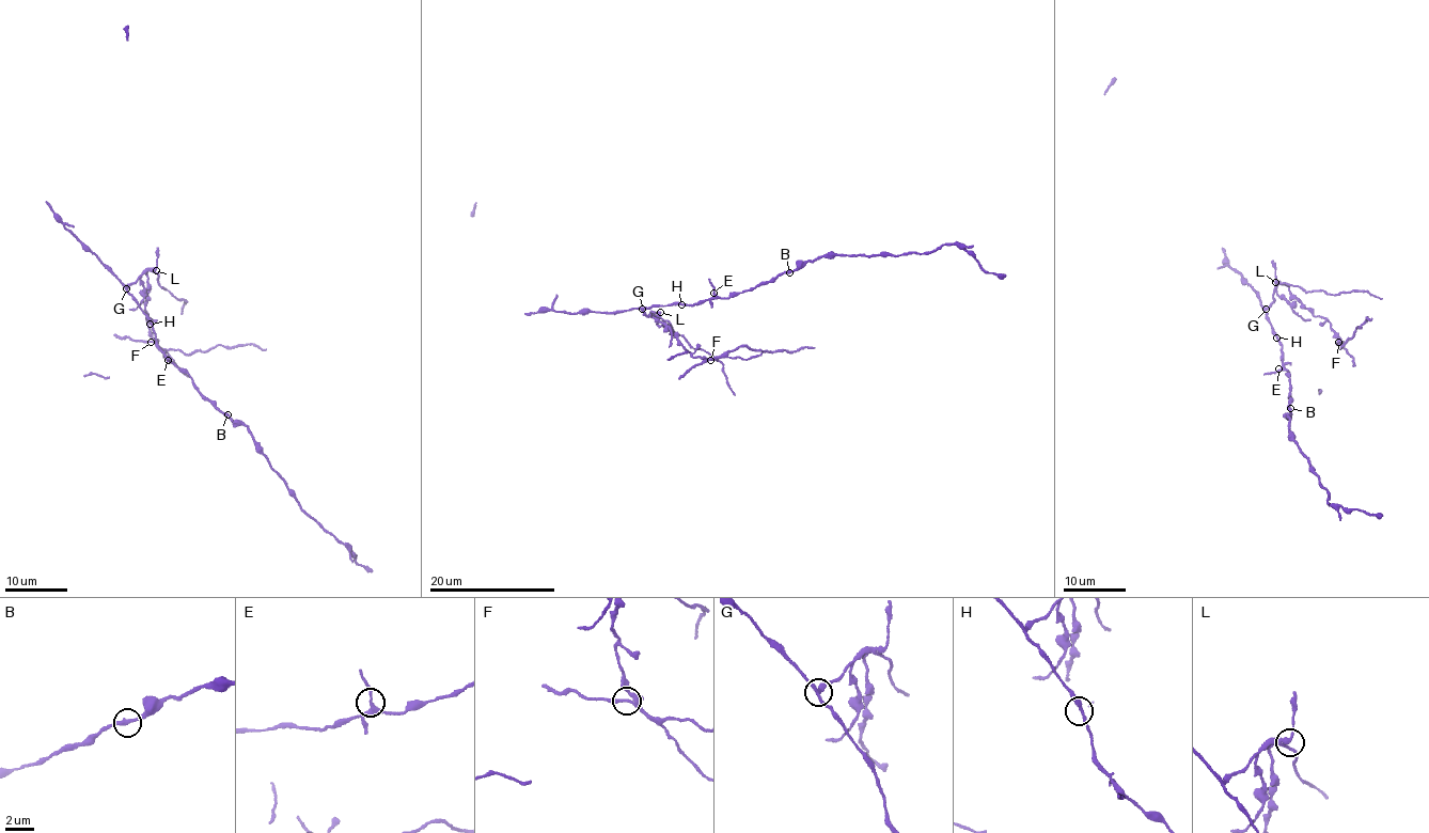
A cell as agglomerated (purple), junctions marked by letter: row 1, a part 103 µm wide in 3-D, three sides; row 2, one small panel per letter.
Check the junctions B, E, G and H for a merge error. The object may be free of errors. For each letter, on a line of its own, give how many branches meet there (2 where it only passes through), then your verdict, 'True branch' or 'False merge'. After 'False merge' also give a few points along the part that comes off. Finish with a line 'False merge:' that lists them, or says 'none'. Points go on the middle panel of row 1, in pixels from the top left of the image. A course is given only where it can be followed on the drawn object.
B: Branches: 2. True branch
E: Branches: 3. True branch
G: Branches: 3. False merge. Course of the part to remove: (642, 310), (647, 316), (671, 328), (685, 350), (693, 357), (721, 358), (743, 347), (796, 351), (814, 348)
H: Branches: 2. True branch
False merge: G

